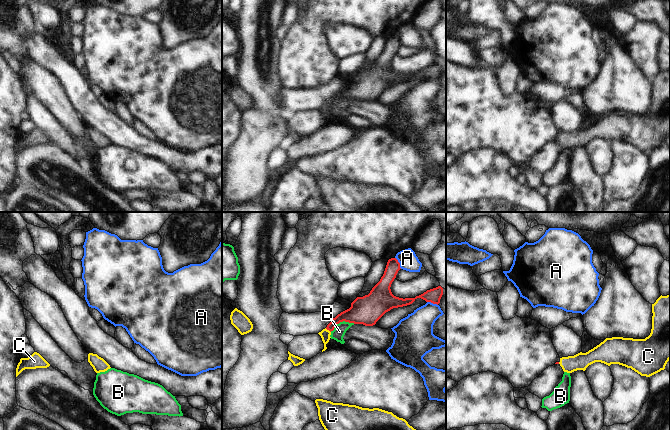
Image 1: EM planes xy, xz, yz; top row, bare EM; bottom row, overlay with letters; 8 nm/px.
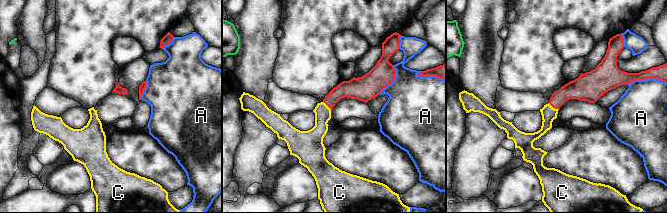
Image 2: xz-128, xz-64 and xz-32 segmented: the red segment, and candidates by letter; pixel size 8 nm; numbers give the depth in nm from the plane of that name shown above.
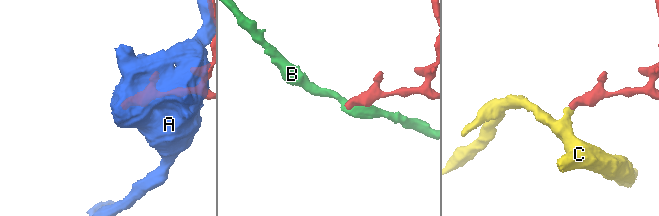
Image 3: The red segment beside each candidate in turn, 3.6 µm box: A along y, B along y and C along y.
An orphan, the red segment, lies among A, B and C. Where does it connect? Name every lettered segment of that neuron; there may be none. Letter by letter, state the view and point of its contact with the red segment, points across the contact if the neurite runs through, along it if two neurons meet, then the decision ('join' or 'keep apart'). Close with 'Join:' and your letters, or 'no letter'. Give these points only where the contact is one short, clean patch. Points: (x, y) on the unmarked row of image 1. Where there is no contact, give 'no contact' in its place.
A: contact xz (399, 39); keep apart
B: contact xz (341, 97); border xz (354, 99), (340, 97), (330, 107); keep apart
C: contact xz (328, 105); way xz (355, 90), (340, 93), (328, 105), (325, 110); join
Join: C

